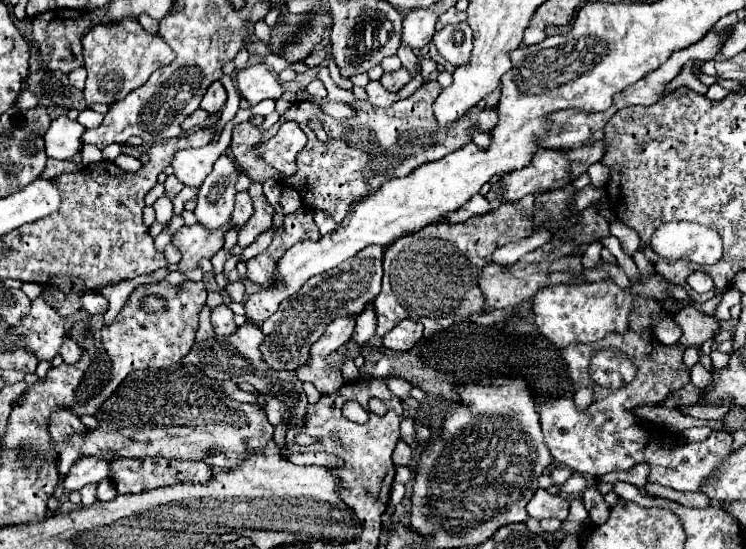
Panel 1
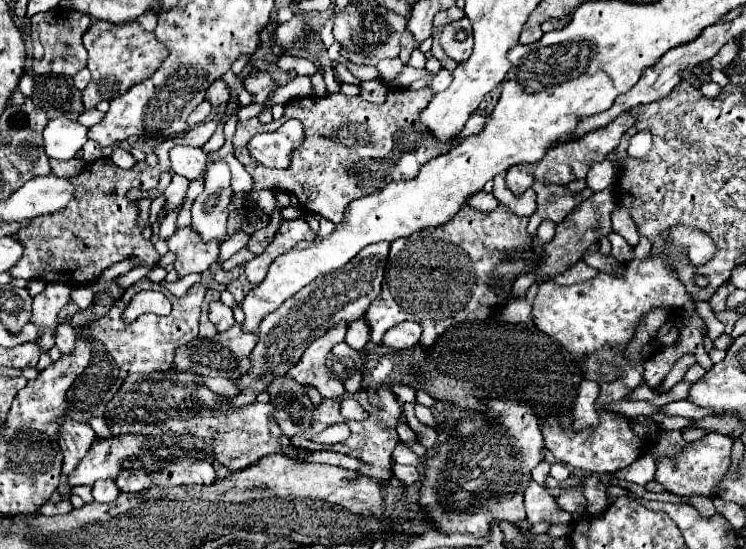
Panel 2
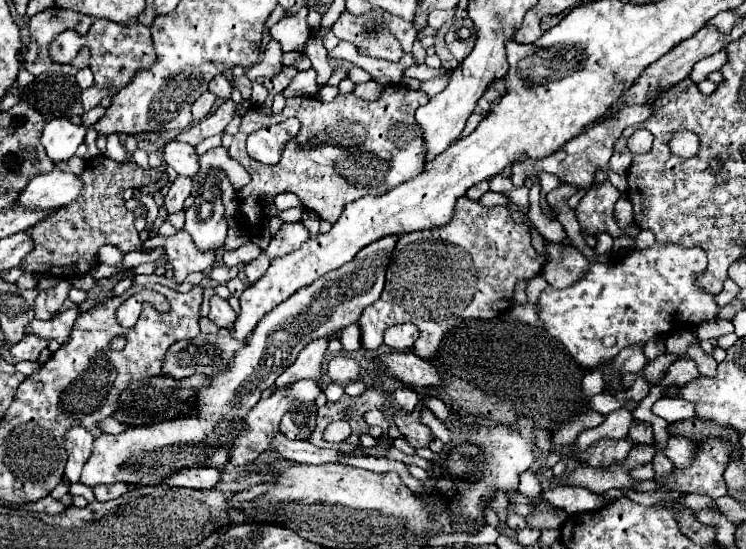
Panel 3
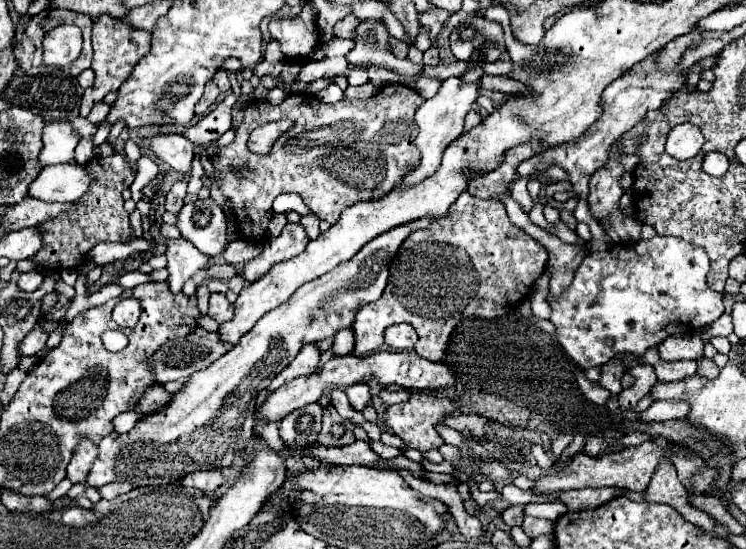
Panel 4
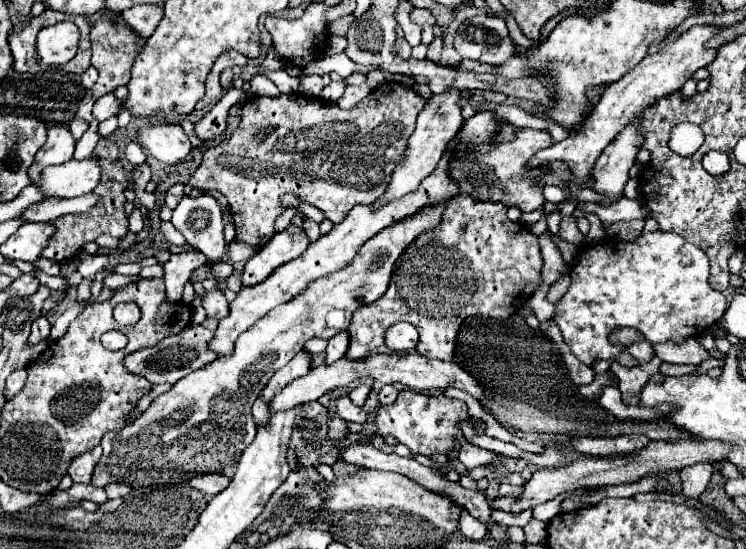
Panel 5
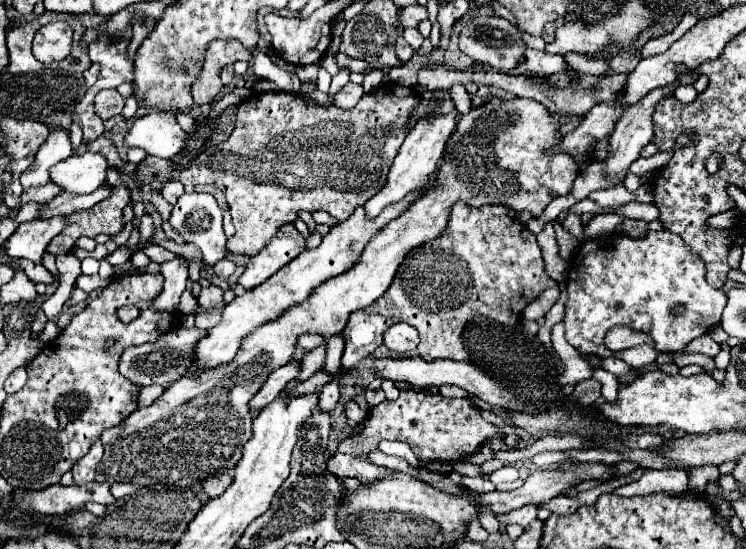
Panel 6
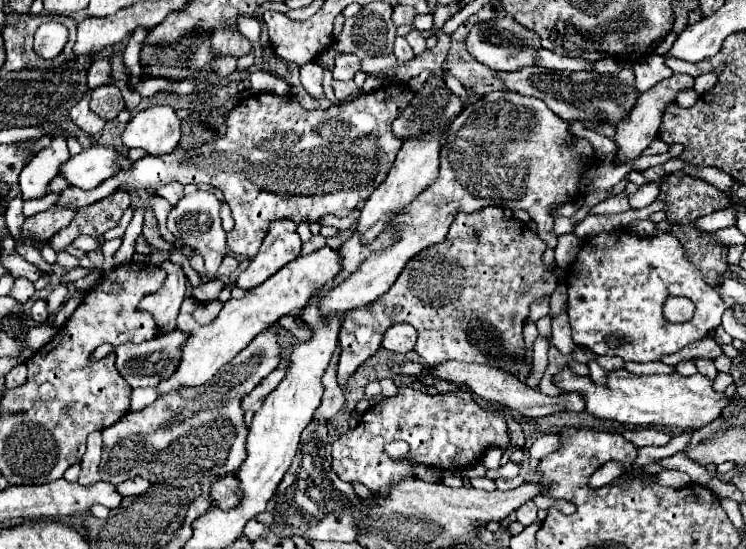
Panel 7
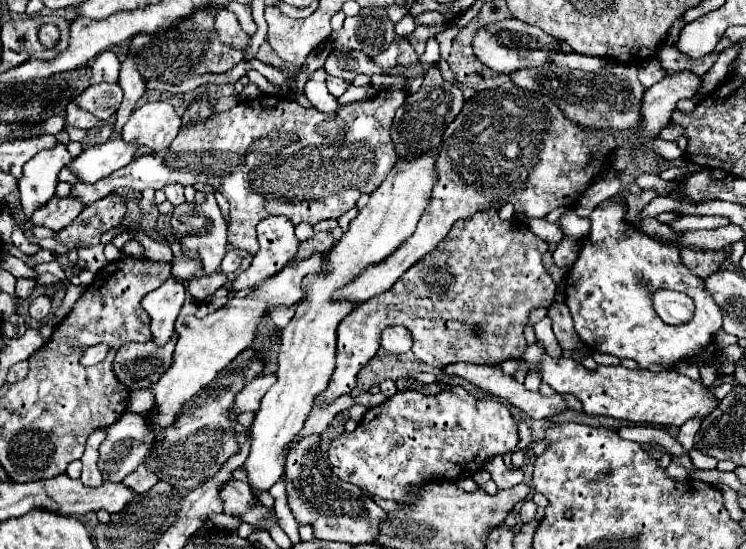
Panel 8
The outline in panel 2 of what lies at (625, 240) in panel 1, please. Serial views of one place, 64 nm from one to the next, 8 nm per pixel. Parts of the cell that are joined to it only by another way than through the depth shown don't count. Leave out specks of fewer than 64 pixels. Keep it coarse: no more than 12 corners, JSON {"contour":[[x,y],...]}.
{"contour":[[626,208],[612,212],[613,231],[635,247],[640,236]]}

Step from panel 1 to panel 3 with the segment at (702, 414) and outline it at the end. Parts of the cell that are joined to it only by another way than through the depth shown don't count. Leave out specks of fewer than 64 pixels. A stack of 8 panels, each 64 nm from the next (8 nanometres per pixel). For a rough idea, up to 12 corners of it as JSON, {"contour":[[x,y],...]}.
{"contour":[[660,398],[652,412],[666,422],[696,416],[694,404],[680,398]]}

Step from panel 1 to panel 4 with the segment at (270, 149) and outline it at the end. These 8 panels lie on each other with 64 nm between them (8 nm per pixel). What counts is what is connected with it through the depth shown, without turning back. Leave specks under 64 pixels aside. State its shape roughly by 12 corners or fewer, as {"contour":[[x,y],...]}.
{"contour":[[292,120],[264,124],[250,134],[248,150],[266,156],[292,128]]}

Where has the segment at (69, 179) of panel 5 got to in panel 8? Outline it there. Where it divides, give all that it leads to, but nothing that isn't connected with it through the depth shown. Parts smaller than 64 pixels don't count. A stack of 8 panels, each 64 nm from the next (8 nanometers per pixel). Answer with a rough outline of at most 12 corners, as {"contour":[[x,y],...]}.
{"contour":[[108,140],[86,148],[68,168],[94,184],[134,160],[138,144]]}

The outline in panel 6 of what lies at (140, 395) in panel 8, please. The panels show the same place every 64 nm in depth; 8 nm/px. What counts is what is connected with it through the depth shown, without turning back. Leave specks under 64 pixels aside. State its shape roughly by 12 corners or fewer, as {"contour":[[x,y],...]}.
{"contour":[[146,386],[140,390],[138,404],[150,406],[164,388]]}

